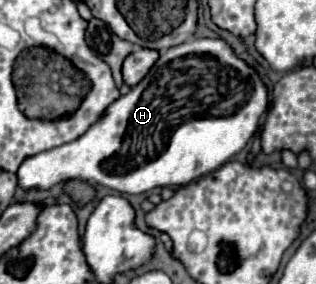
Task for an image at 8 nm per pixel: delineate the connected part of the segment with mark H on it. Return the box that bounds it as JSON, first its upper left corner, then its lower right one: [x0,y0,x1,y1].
[16,38,268,194]

